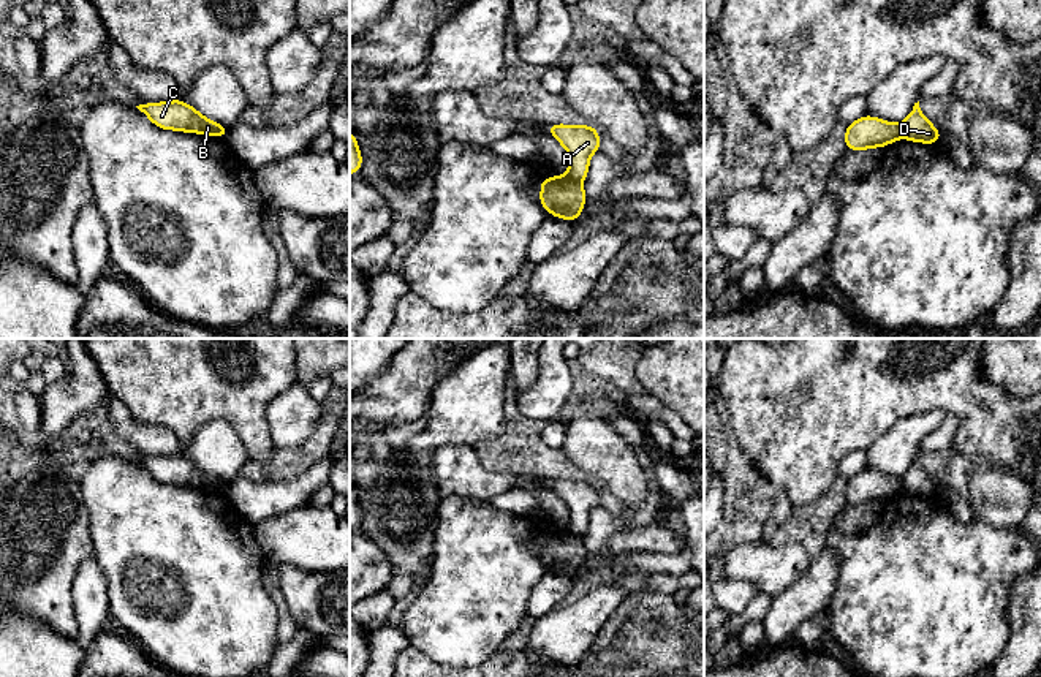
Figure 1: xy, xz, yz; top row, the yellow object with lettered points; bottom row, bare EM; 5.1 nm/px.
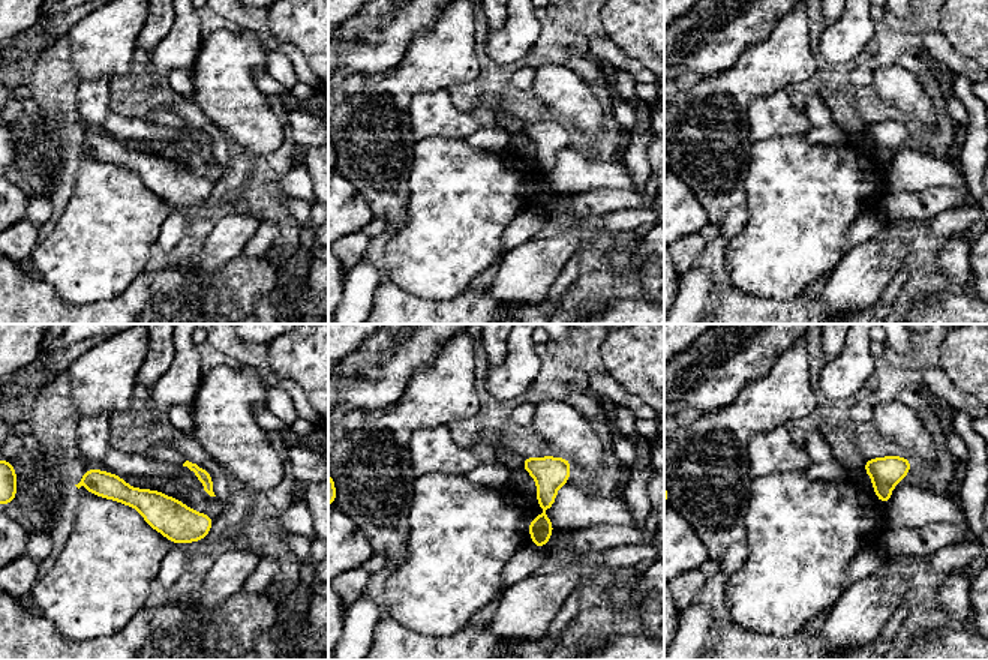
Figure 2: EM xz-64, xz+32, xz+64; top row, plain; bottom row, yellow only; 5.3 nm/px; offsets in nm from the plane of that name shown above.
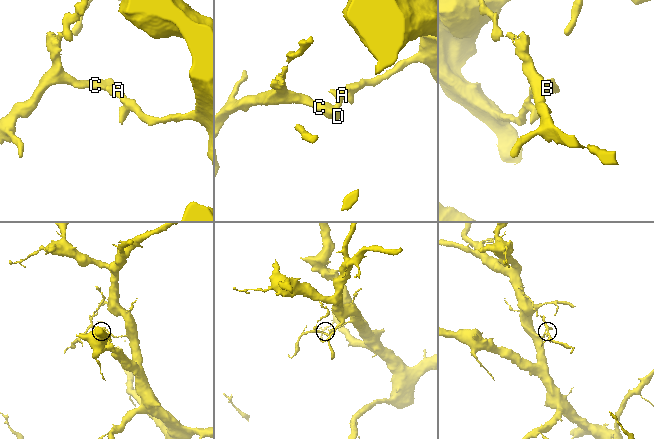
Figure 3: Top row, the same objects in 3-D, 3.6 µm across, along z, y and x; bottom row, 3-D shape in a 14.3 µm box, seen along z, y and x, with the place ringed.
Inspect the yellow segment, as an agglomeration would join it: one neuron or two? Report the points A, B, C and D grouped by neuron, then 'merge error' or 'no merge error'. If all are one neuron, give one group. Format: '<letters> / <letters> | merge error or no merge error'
A / B C D | merge error

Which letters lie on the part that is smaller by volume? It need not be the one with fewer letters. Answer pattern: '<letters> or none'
B, C, D

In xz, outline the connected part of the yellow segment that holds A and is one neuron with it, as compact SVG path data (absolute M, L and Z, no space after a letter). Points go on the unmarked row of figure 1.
M554 478L547 482L551 490L554 490L570 508L570 522L566 530L576 536L582 536L589 528L589 514L600 505L600 489L590 479L562 479Z

